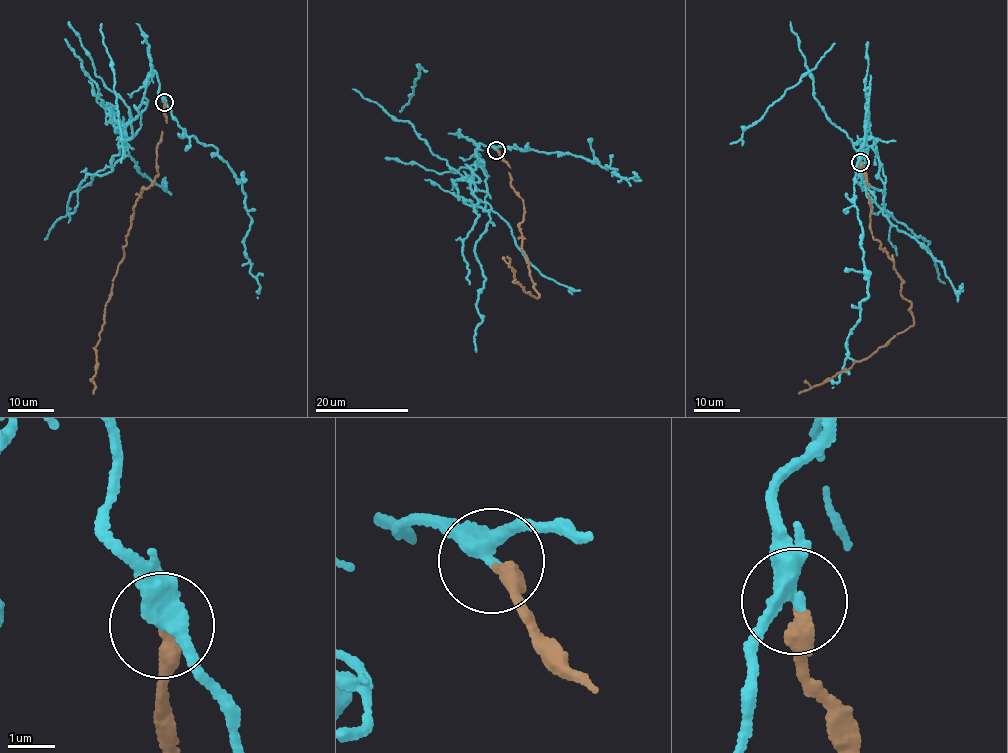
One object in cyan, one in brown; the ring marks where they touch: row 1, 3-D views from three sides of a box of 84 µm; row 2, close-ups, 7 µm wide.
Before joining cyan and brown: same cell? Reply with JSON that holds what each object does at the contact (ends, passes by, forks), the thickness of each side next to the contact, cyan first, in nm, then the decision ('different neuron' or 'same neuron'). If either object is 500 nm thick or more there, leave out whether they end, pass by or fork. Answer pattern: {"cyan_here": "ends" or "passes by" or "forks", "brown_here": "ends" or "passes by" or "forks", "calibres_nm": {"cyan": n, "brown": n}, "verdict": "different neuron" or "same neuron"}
{"cyan_here": "passes by", "brown_here": "ends", "calibres_nm": {"cyan": 360, "brown": 380}, "verdict": "different neuron"}

